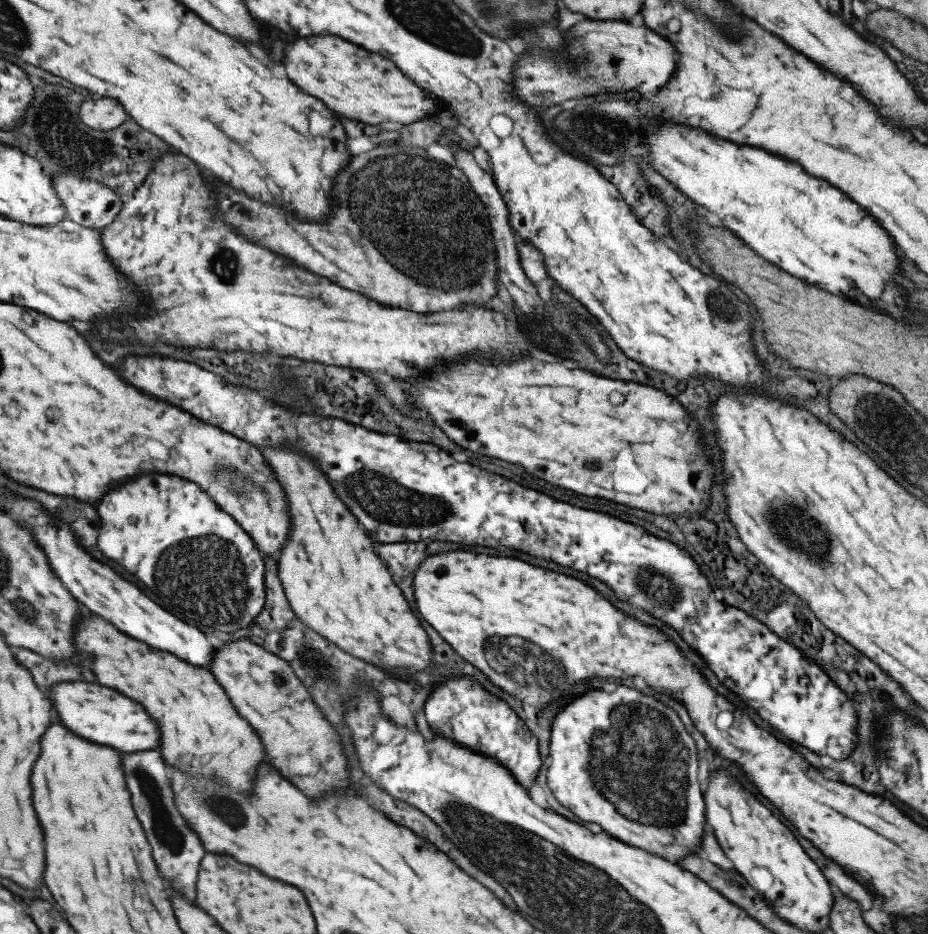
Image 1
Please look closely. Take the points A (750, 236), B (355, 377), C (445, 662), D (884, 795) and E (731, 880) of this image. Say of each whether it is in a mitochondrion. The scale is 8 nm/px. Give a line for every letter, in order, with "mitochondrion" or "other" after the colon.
A: other
B: other
C: other
D: other
E: mitochondrion

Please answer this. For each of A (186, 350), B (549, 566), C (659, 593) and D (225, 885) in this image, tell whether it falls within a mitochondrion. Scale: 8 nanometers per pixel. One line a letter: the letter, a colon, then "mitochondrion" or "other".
A: other
B: other
C: mitochondrion
D: other

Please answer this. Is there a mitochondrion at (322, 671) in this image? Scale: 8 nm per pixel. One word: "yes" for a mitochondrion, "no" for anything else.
yes

